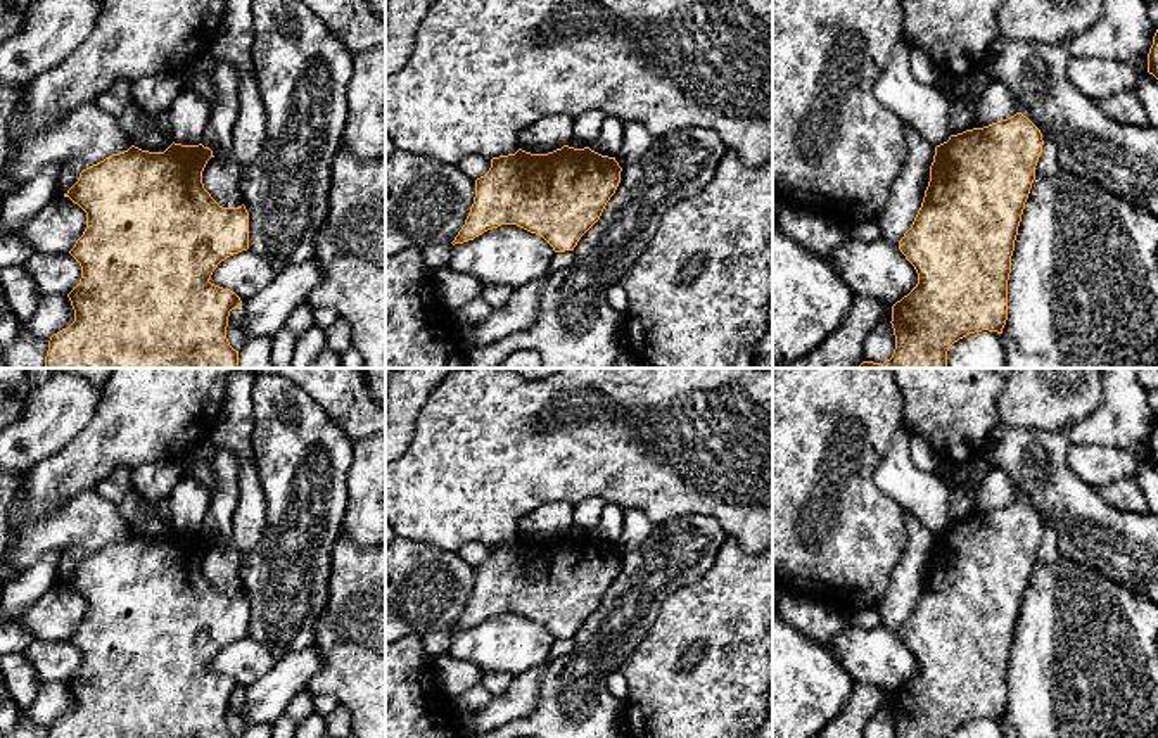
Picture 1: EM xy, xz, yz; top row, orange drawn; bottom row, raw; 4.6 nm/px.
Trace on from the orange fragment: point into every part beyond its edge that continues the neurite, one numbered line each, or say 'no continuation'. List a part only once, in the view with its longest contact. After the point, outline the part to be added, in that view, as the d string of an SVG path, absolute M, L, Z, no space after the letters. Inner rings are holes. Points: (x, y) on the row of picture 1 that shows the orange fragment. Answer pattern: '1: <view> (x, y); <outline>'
no continuation

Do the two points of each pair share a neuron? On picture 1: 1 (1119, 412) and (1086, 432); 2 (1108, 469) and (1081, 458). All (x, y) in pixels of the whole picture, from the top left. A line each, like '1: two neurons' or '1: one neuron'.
1: one neuron
2: one neuron

